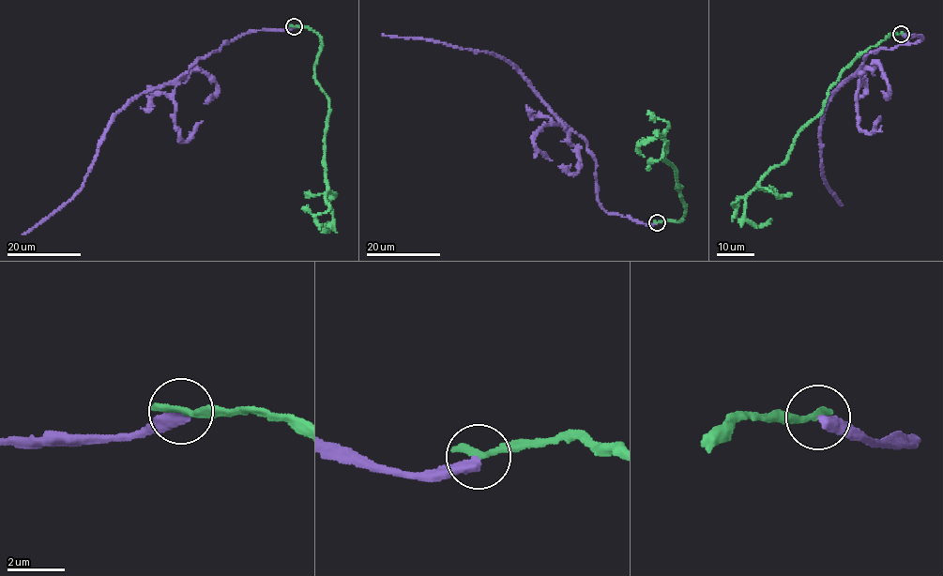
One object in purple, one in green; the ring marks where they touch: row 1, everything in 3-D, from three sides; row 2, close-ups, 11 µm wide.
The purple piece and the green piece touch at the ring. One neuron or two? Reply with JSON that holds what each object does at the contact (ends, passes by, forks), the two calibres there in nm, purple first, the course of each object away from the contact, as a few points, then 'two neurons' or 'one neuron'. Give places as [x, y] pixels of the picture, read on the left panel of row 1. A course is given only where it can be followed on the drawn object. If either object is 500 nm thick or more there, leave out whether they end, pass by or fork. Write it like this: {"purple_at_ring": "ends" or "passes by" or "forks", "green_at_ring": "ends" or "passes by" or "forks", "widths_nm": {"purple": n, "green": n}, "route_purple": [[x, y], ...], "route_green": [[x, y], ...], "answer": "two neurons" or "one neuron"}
{"purple_at_ring": "ends", "green_at_ring": "ends", "widths_nm": {"purple": 400, "green": 280}, "route_purple": [[294, 26], [245, 33], [197, 59], [175, 80], [129, 102], [106, 132], [83, 187], [22, 234]], "route_green": [[294, 26], [306, 26], [320, 37], [314, 76], [329, 109], [323, 160], [332, 224], [324, 230], [332, 221]], "answer": "two neurons"}

